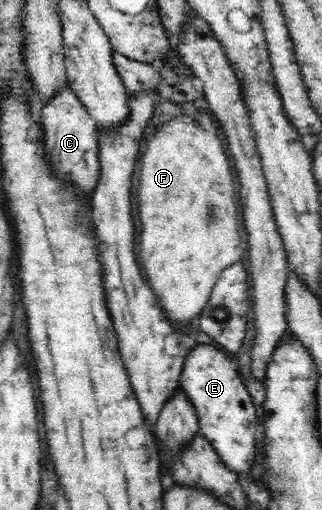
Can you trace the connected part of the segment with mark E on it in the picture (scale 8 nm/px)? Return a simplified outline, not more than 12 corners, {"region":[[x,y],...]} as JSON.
{"region":[[199,344],[181,388],[199,432],[241,476],[257,456],[255,406],[229,358]]}

